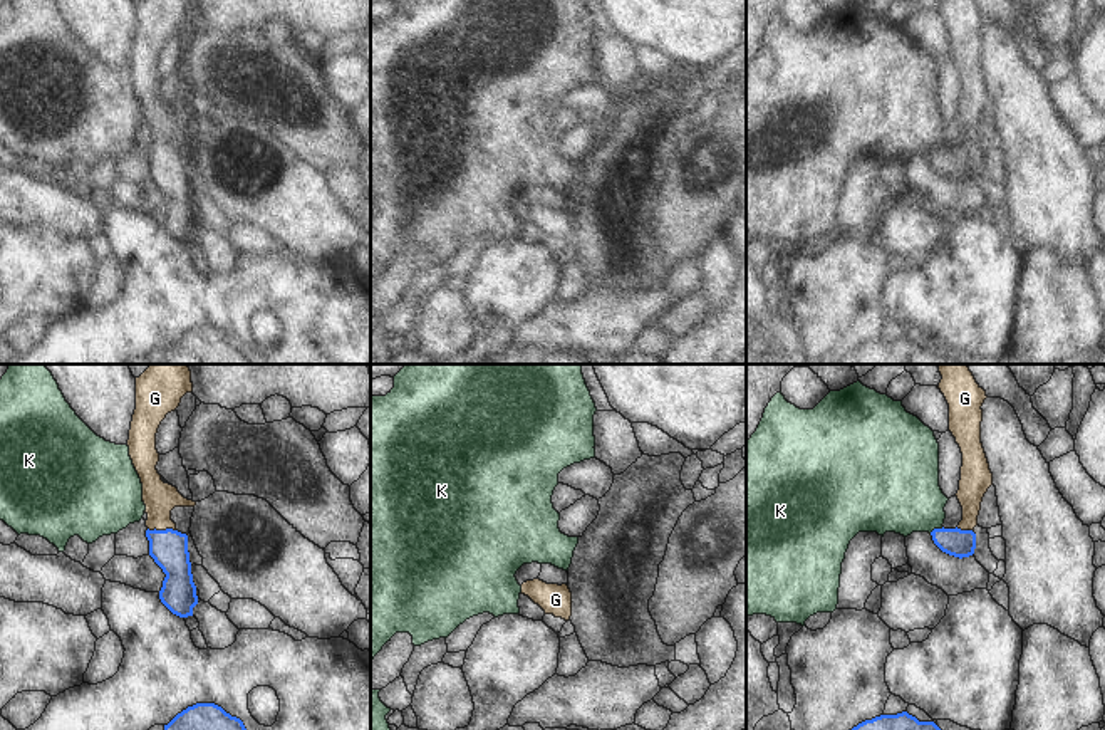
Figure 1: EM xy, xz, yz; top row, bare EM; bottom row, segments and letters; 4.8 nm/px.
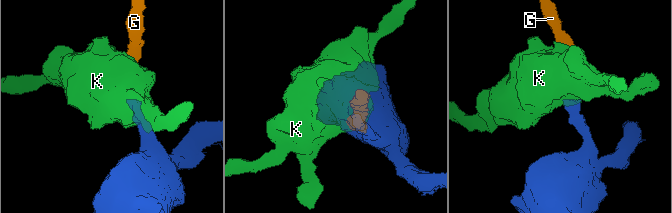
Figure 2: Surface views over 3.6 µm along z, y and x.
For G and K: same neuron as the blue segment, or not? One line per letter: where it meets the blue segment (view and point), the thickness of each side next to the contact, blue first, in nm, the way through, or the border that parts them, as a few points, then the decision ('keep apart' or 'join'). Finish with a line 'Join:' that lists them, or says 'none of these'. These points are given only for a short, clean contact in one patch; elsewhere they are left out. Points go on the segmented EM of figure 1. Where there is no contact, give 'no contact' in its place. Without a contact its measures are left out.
G: xy (161, 531) | 180/160 nm | across xy (168, 547), (161, 531), (160, 499) | join
K: yz (936, 529) | 130/380 nm | along yz (943, 527), (934, 527), (929, 532) | keep apart
Join: G

